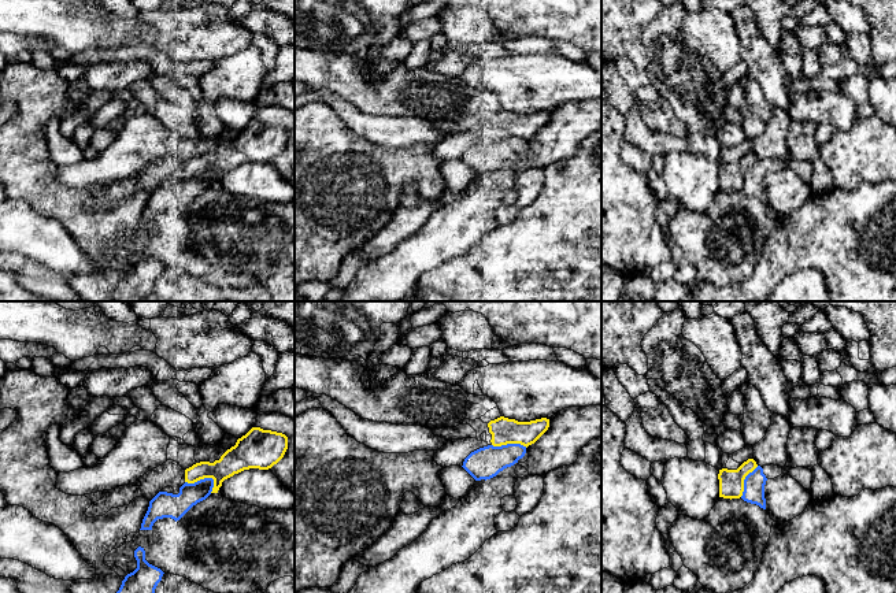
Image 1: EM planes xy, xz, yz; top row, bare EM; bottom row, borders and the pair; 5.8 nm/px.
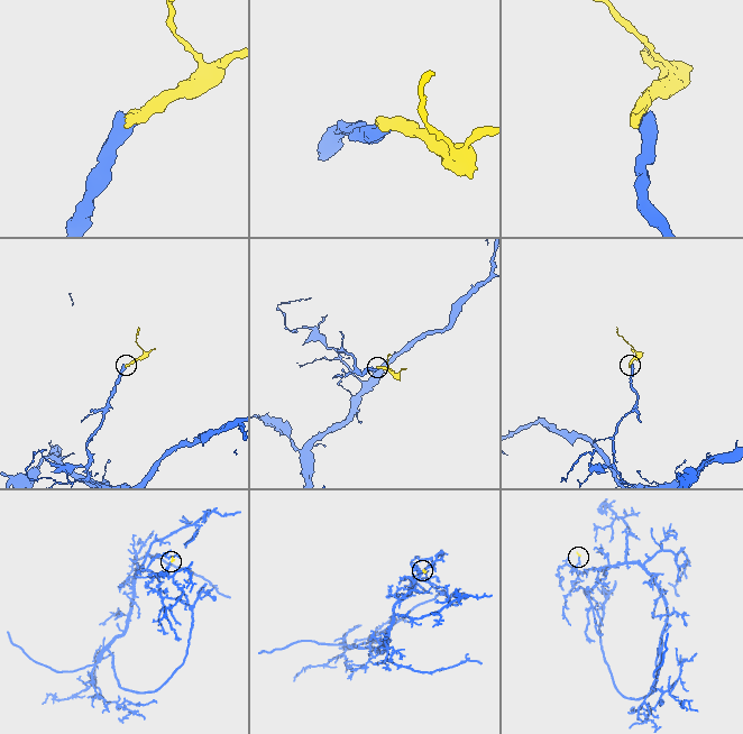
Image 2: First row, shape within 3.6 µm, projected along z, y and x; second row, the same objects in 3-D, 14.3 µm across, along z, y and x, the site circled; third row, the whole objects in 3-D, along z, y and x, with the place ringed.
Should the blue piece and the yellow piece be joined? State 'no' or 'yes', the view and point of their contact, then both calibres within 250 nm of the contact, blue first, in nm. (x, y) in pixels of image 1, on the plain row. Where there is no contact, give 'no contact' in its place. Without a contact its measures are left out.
no | xy (203, 173) | 140/160 nm

